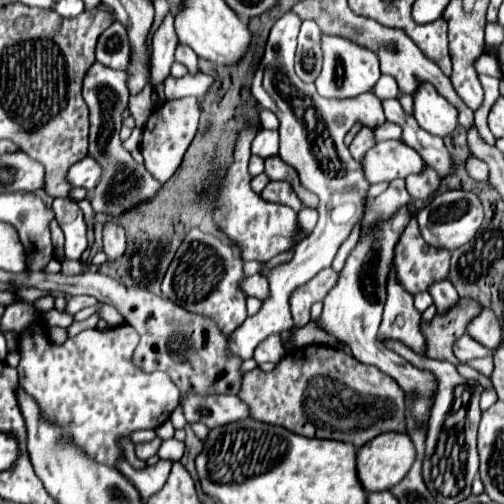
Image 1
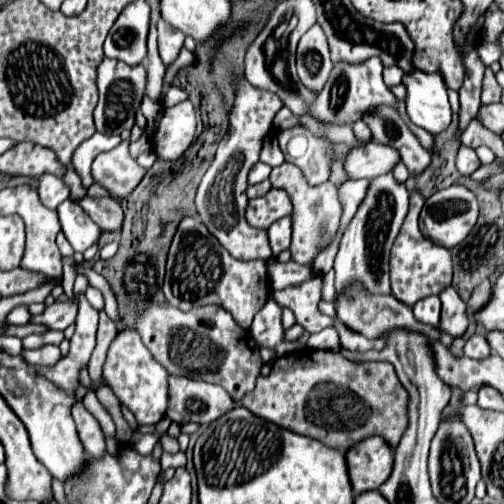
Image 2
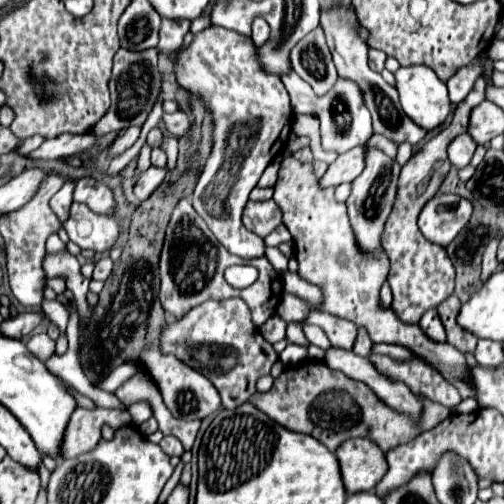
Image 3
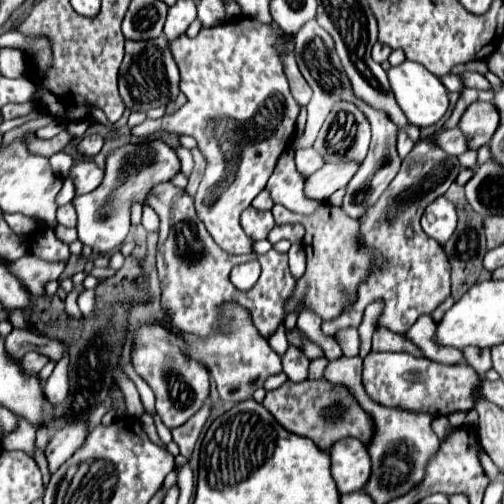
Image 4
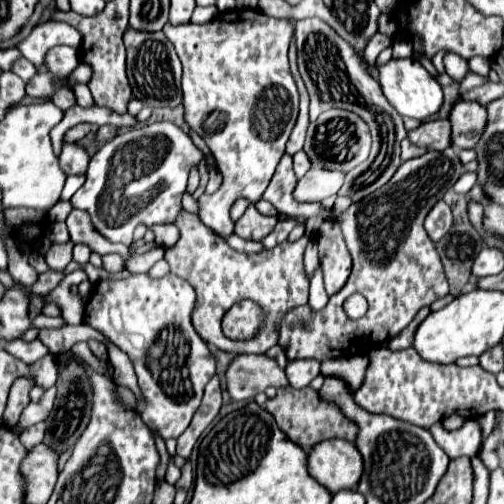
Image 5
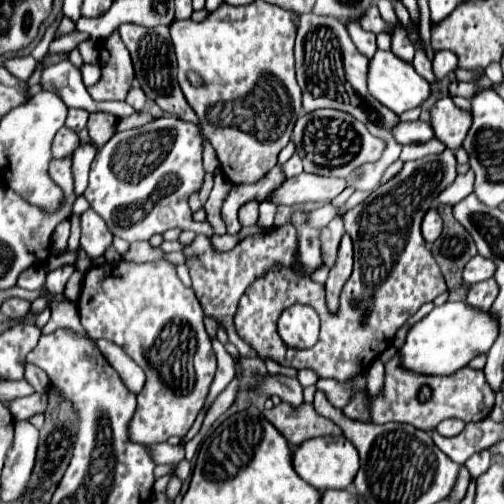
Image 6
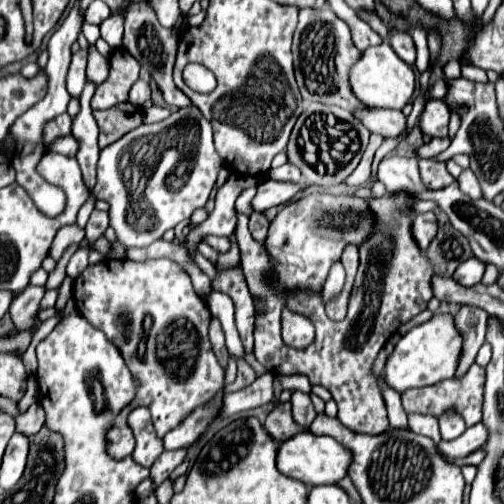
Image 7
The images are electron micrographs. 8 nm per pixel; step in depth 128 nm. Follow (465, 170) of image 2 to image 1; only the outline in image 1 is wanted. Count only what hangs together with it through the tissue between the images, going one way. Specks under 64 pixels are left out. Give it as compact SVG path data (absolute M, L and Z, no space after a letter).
M474 156L468 158L466 170L468 170L468 174L470 174L474 180L488 182L488 178L490 178L490 168L488 168L488 164L484 164L482 160L478 160L478 158L474 158Z

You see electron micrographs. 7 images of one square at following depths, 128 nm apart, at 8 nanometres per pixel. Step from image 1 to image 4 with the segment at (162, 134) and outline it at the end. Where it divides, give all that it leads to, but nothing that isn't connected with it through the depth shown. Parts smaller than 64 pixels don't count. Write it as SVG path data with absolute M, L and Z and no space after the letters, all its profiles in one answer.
M246 16L238 20L224 22L214 28L202 28L196 38L180 36L180 40L170 44L172 56L180 70L180 90L186 94L188 102L170 116L158 120L144 120L144 124L132 130L138 138L148 138L160 132L190 134L196 138L198 148L206 158L206 172L194 196L198 218L204 222L214 242L230 254L252 254L254 240L244 234L240 226L240 214L250 206L250 202L264 190L278 156L290 146L296 128L296 116L300 106L288 90L288 80L282 70L282 62L276 52L276 40L280 36L276 24L260 24Z

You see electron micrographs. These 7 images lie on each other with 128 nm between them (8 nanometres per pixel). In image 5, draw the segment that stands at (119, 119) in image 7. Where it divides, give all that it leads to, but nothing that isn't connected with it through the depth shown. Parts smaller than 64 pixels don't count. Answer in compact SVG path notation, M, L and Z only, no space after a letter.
M78 124L78 126L74 126L74 128L70 128L68 132L66 132L66 136L64 136L64 142L78 142L78 140L82 140L88 132L96 132L98 130L98 126L92 126L92 124Z

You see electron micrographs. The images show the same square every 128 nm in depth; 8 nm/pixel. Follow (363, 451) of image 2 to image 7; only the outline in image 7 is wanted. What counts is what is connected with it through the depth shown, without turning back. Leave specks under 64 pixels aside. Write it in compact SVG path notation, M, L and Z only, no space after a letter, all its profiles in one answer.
M300 432L292 440L286 440L278 446L276 462L282 474L314 488L322 484L338 484L344 476L348 476L348 466L352 464L352 452L346 446L336 444L332 436L314 436L312 432Z

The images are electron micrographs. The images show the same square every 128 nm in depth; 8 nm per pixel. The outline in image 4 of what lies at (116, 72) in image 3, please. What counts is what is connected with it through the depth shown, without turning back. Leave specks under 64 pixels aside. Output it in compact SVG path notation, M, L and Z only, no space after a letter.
M164 36L146 42L126 42L126 54L118 72L120 98L128 112L148 112L162 104L170 104L178 96L178 68L168 50Z

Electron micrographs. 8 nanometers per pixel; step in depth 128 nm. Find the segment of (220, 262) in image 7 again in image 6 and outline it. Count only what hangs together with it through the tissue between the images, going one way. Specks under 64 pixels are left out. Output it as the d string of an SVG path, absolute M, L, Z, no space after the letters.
M217 173L214 177L214 187L210 193L207 202L204 205L206 210L206 220L214 229L215 235L223 235L223 226L226 226L221 216L221 207L227 197L231 184L228 180L223 179L222 173Z

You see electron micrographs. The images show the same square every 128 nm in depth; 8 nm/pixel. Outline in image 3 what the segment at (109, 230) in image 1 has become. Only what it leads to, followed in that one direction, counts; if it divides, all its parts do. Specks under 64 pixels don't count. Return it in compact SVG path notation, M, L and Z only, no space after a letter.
M80 178L74 188L74 202L86 204L96 214L116 214L116 200L112 190L96 178Z

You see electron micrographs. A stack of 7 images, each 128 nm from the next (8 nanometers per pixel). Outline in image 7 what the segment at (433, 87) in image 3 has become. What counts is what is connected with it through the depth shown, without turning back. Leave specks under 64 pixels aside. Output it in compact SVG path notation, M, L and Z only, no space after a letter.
M382 42L380 46L366 48L360 62L354 64L352 68L352 90L356 96L372 108L392 108L392 110L402 110L414 96L416 90L416 76L414 70L402 62L392 46L388 42Z

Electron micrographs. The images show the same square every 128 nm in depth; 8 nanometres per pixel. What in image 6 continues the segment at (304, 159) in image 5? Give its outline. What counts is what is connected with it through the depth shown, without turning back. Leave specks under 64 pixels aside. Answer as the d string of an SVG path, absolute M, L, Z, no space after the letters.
M294 154L286 164L284 164L284 174L288 174L288 178L302 174L302 160L298 154Z

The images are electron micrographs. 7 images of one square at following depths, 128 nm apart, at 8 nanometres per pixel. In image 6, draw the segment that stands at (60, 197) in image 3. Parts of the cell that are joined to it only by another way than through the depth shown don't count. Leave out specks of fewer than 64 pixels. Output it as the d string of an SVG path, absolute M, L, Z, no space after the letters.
M86 210L80 214L80 246L88 252L88 256L94 260L96 256L102 256L112 246L112 234L108 232L104 220L96 216L96 212Z

